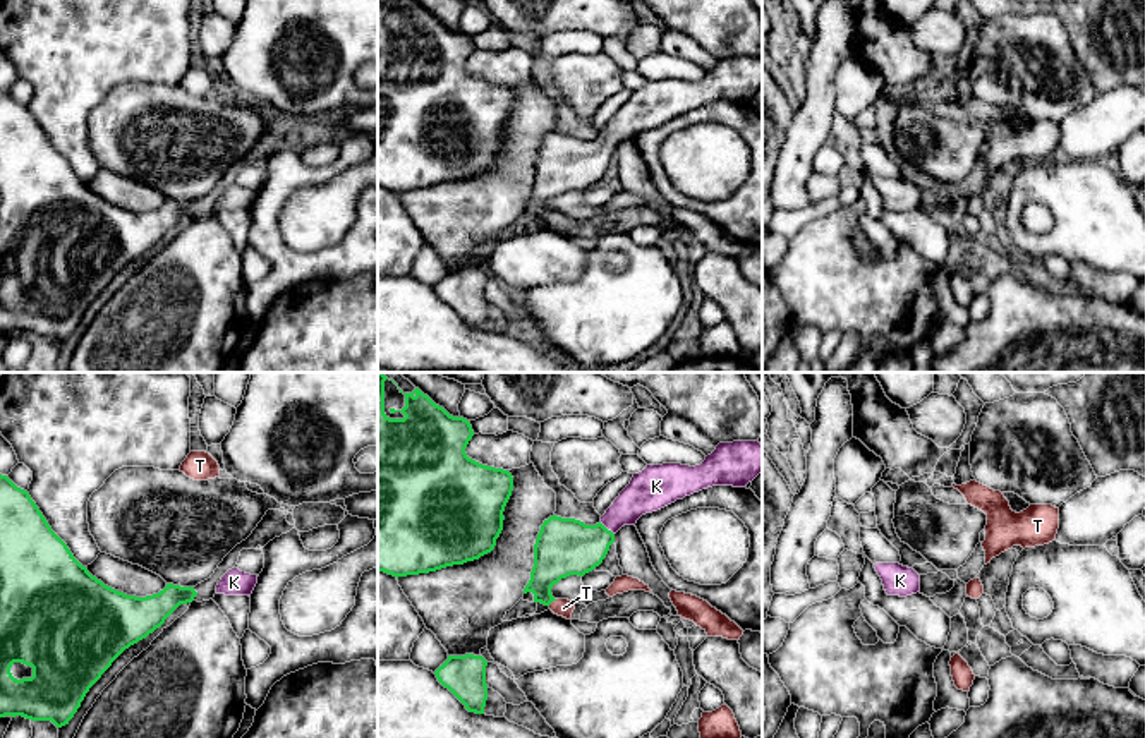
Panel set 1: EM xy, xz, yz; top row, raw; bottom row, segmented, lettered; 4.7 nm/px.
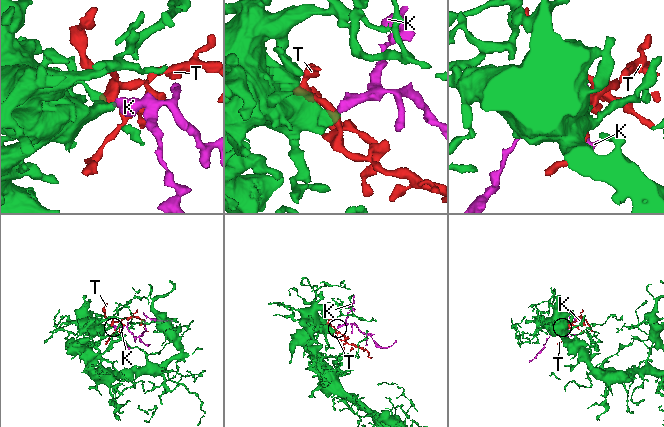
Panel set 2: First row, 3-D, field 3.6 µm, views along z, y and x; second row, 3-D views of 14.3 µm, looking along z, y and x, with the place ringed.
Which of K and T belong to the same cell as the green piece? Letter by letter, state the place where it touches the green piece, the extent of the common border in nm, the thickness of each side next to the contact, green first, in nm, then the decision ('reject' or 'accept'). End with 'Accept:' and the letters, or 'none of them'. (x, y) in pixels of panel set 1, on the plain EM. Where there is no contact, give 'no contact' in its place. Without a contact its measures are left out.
K: xz (605, 143) | 90 nm | 280/190 nm | accept
T: xz (551, 217) | 50 nm | 260/80 nm | accept
Accept: K, T

